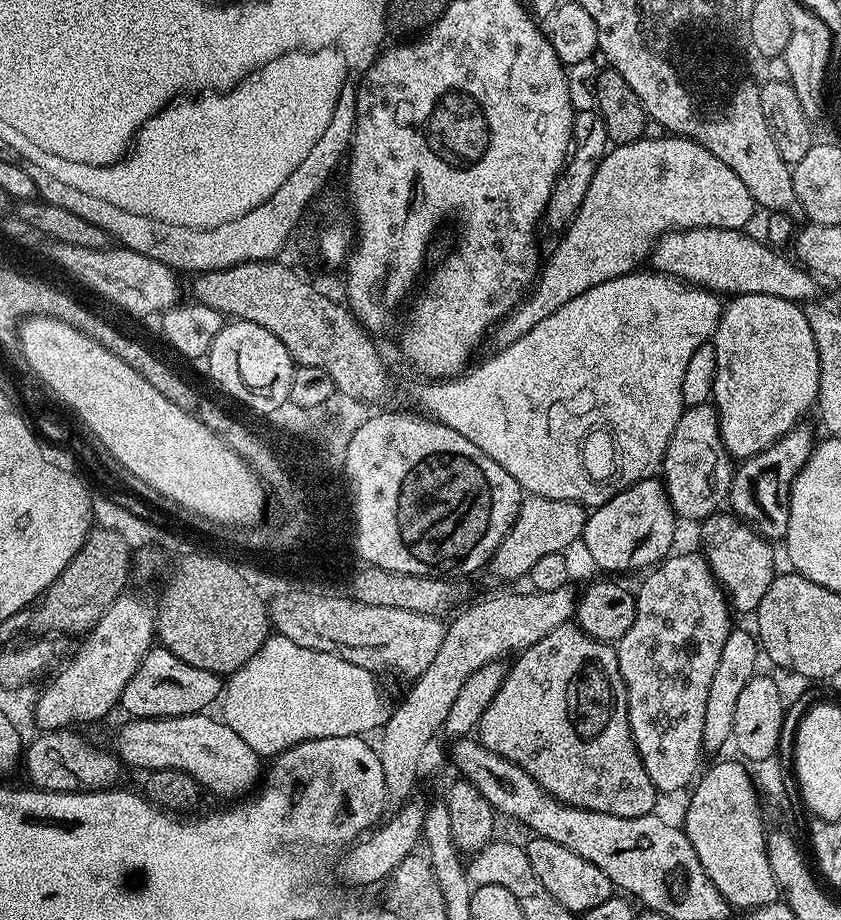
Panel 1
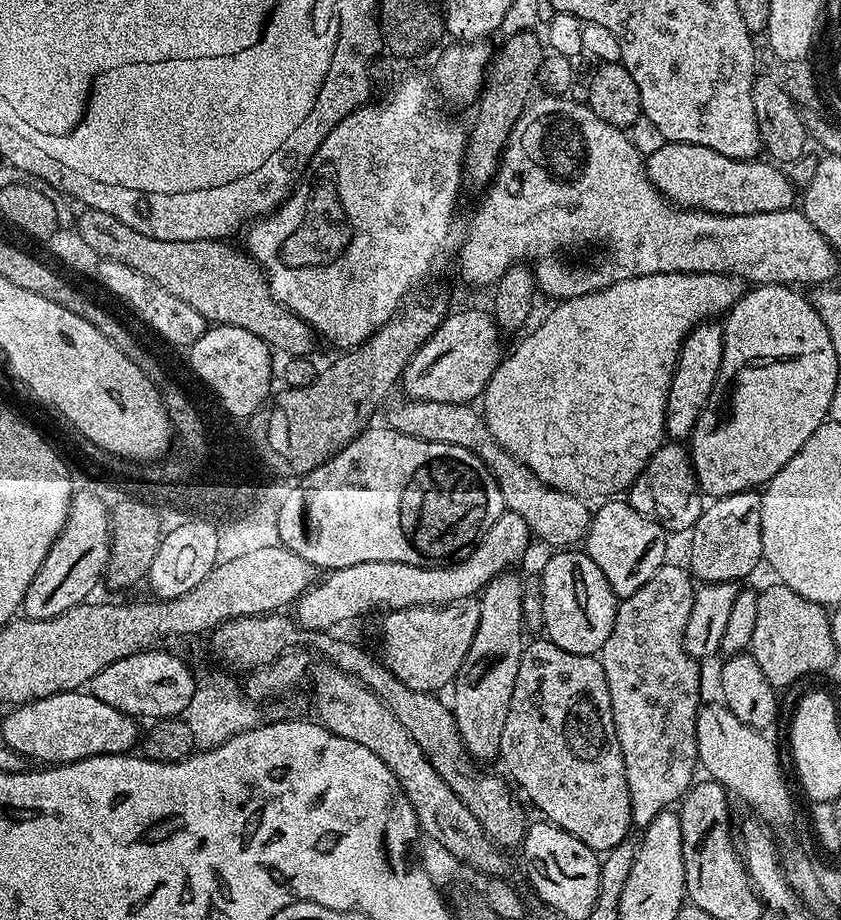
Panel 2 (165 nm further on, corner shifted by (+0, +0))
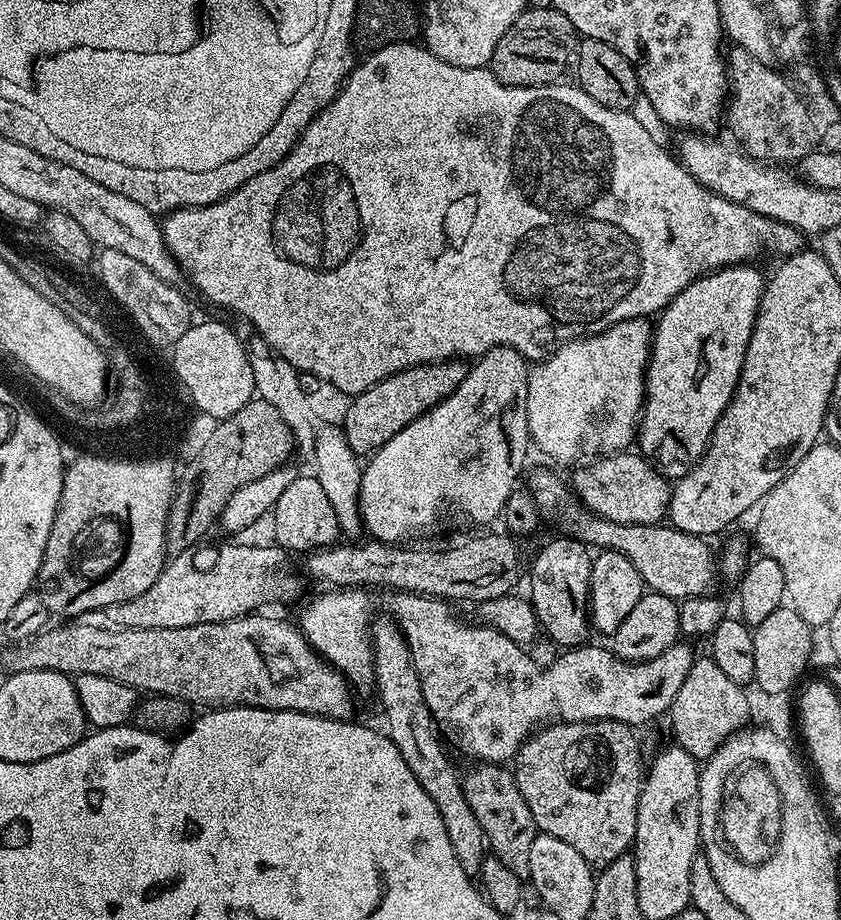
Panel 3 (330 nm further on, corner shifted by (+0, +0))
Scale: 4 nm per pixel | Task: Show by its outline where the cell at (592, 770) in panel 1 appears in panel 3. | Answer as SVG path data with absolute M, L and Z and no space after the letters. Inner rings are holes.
M583 720L572 724L552 722L533 732L514 757L514 773L518 788L522 797L525 798L527 806L529 806L531 814L533 814L533 820L537 829L543 835L562 838L562 842L574 846L574 850L578 850L578 854L582 854L582 858L586 858L586 862L591 864L593 869L596 870L605 868L607 864L614 862L614 858L625 855L633 847L636 838L636 811L640 801L642 764L640 768L640 744L636 741L636 736L632 732L635 731L629 725L622 722L614 722L613 720Z

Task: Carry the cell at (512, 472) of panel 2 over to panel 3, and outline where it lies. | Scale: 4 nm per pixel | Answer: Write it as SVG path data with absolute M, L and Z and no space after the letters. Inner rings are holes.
M536 468L532 472L530 491L534 502L540 508L541 517L557 520L559 531L571 536L573 540L581 540L583 544L595 546L600 550L621 552L630 562L634 562L634 570L644 580L645 589L668 596L677 602L688 600L692 596L703 596L712 584L712 568L714 572L714 556L708 549L709 541L702 536L686 534L667 523L659 524L615 524L606 518L596 516L576 499L573 489L564 484L548 468Z

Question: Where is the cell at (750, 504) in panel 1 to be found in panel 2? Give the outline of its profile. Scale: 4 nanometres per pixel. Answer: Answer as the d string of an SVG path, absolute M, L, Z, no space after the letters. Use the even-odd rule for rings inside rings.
M739 492L713 499L690 530L692 545L688 548L687 567L697 581L705 584L741 582L764 559L762 550L761 493Z

